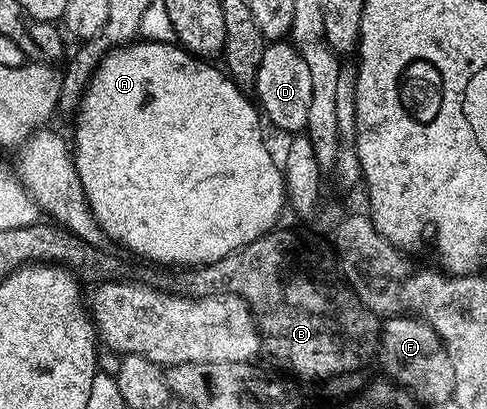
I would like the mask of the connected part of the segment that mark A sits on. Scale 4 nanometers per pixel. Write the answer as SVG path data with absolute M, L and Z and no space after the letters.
M137 39L129 44L120 46L119 49L113 49L111 53L100 61L93 72L91 79L89 79L88 86L85 88L84 96L80 100L80 106L74 114L74 121L76 121L76 145L74 141L74 160L76 163L76 170L78 171L78 179L82 179L82 191L86 191L86 199L90 203L90 211L94 215L94 219L100 224L100 229L108 237L109 242L121 245L124 249L129 249L132 253L137 253L140 257L145 257L148 261L153 261L156 265L184 265L182 267L195 267L198 265L209 265L218 259L222 259L226 255L230 255L234 251L238 251L242 247L246 247L246 243L254 243L254 239L258 239L263 233L268 233L271 229L277 228L280 217L280 212L285 212L286 196L284 193L284 171L283 168L272 158L272 153L268 150L268 145L264 142L264 129L260 126L262 122L261 114L258 112L257 106L252 105L244 98L245 90L237 85L231 77L225 75L219 68L215 69L215 64L209 63L207 60L201 59L188 52L187 49L181 47L179 44L173 42L152 42L143 39Z

